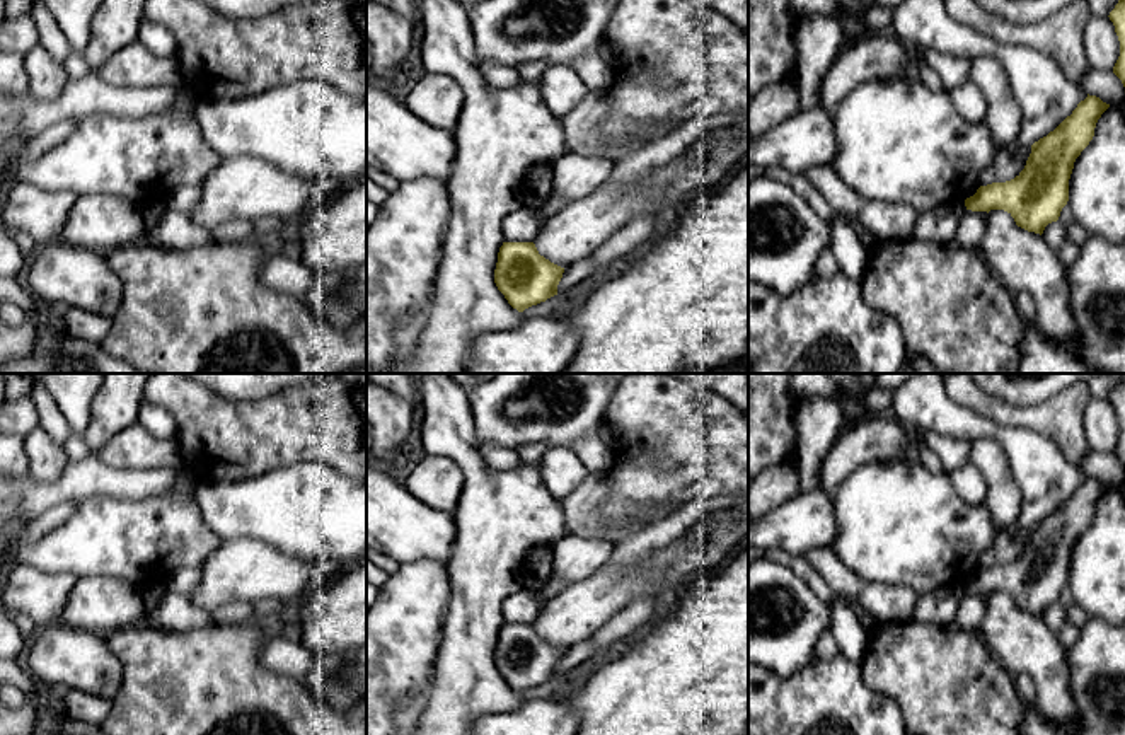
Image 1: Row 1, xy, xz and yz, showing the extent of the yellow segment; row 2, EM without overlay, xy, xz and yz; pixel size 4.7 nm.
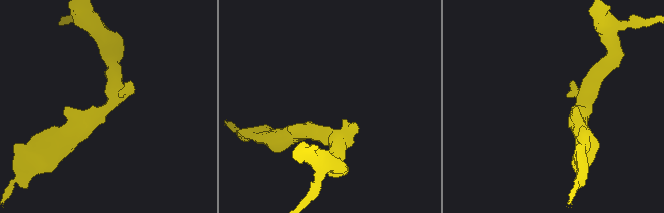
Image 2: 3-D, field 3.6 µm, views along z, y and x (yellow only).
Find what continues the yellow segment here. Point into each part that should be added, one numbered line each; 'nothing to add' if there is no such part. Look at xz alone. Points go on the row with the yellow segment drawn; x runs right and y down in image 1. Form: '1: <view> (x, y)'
nothing to add

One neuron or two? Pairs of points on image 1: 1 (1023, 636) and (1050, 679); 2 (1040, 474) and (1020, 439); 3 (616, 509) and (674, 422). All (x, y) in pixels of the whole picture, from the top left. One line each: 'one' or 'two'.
1: one
2: one
3: one

